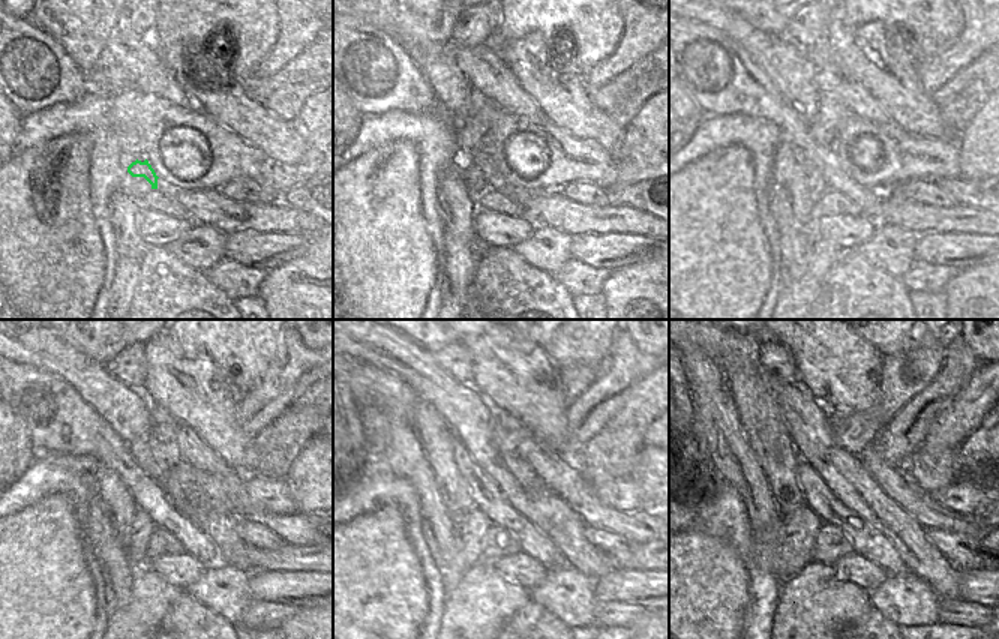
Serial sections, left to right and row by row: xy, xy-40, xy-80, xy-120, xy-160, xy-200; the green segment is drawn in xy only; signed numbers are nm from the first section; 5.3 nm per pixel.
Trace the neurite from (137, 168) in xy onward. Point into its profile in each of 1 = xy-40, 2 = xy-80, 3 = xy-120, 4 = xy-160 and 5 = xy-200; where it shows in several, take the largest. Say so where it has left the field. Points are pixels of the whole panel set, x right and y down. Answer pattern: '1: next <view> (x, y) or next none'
1: next xy-40 (476, 180)
2: next xy-80 (816, 186)
3: next xy-120 (141, 527)
4: next xy-160 (471, 533)
5: next xy-200 (794, 548)

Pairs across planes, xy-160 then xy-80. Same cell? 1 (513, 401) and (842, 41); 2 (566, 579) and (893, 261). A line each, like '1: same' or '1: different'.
1: same
2: same

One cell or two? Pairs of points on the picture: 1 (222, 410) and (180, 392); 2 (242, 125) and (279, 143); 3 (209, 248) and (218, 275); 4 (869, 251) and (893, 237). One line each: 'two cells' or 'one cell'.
1: one cell
2: one cell
3: two cells
4: one cell

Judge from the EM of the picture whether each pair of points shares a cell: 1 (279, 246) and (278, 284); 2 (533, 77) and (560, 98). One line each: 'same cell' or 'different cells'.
1: different cells
2: same cell

